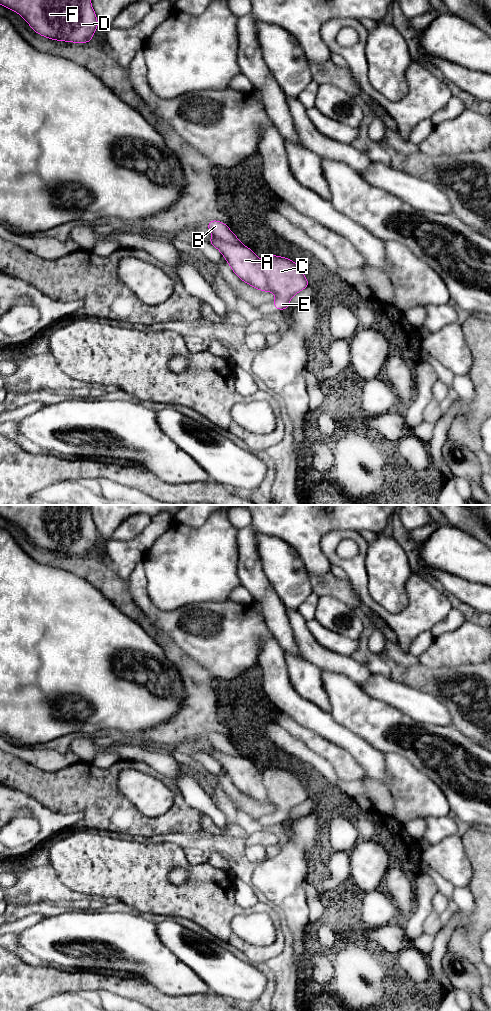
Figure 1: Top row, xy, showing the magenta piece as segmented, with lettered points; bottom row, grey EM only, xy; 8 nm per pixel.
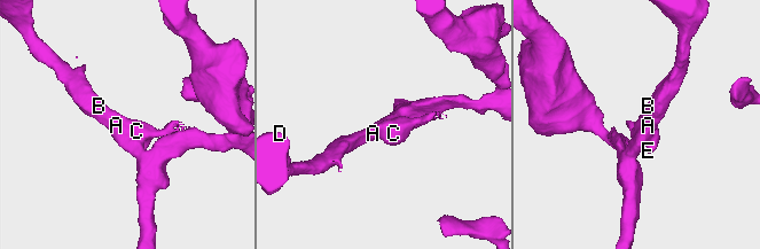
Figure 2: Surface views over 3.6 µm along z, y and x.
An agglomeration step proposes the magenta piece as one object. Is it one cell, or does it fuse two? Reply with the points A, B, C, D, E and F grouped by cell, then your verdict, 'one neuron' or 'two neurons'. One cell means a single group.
groups A D F / B C E; two neurons

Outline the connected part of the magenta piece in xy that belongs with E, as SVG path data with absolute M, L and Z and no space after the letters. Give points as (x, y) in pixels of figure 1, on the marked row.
M269 255L263 258L262 264L270 291L276 296L272 302L275 309L288 309L292 297L309 286L308 279L295 262L286 257Z

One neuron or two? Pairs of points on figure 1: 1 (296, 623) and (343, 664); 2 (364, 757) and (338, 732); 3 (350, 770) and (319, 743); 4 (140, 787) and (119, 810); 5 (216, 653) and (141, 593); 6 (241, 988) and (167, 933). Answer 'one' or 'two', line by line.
1: one
2: one
3: one
4: two
5: one
6: one

